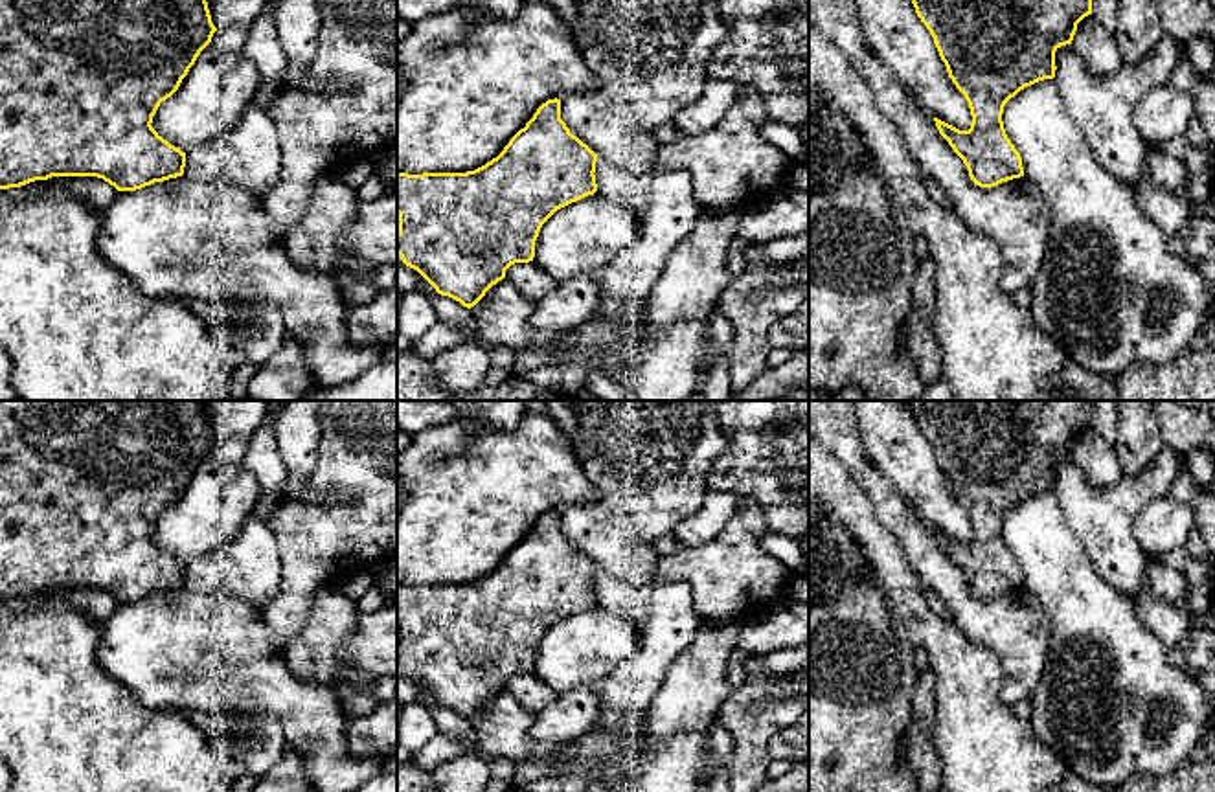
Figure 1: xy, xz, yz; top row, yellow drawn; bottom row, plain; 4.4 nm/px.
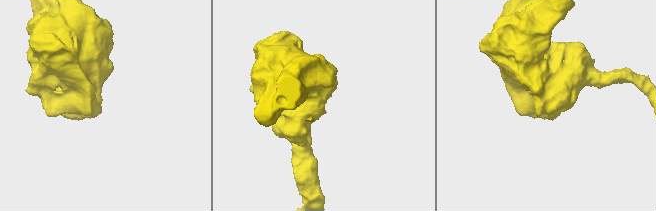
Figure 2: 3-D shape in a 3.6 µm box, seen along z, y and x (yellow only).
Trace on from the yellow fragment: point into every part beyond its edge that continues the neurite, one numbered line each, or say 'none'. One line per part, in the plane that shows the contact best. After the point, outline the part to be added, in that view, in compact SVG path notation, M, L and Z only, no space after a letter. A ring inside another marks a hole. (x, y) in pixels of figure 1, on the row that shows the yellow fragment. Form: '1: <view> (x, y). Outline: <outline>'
none

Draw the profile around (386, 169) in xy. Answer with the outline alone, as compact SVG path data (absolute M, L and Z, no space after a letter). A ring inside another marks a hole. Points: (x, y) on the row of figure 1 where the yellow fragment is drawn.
M397 141L392 143L392 151L386 154L386 158L379 164L377 175L384 182L397 182Z

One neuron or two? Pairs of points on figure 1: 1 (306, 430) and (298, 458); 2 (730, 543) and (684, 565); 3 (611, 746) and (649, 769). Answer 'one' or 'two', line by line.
1: one
2: one
3: two

